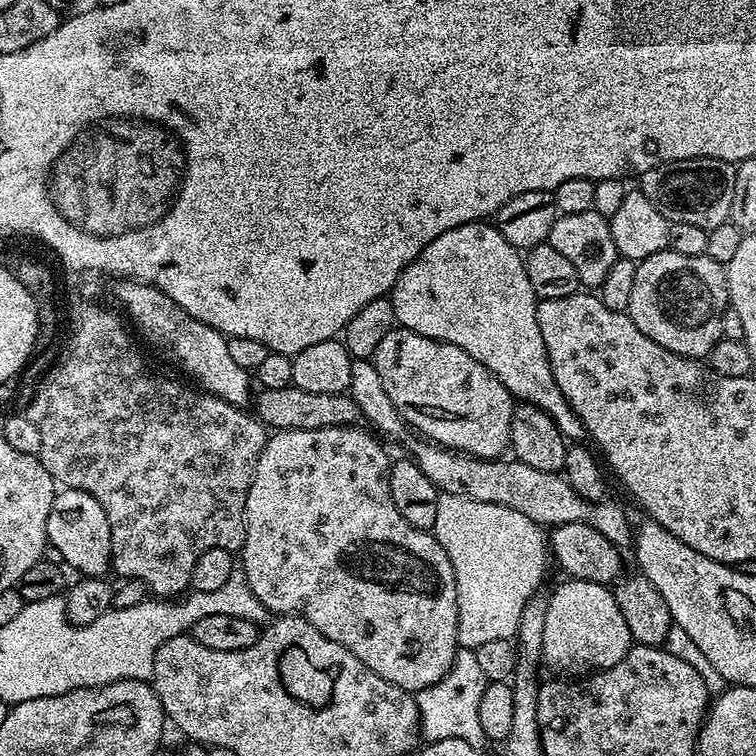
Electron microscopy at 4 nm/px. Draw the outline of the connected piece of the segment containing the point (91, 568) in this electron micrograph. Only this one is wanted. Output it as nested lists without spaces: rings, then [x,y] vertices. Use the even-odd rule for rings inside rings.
[[[64,488],[57,493],[47,519],[47,538],[52,548],[61,551],[64,564],[79,575],[105,577],[111,571],[110,524],[98,500],[85,491]]]

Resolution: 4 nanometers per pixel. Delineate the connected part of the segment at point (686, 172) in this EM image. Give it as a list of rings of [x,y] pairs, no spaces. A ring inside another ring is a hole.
[[[699,156],[693,160],[669,160],[666,164],[659,164],[650,170],[639,173],[639,191],[654,202],[655,208],[668,220],[674,222],[690,222],[694,226],[713,228],[729,223],[732,215],[732,203],[734,202],[734,178],[736,177],[736,164],[730,160],[719,160],[709,156]]]

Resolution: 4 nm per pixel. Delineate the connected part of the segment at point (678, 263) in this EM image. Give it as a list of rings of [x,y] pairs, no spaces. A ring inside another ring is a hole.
[[[665,250],[658,254],[650,254],[650,258],[639,261],[634,274],[634,290],[630,294],[629,318],[650,338],[650,342],[658,342],[666,350],[679,356],[687,356],[689,360],[700,360],[714,350],[714,346],[722,338],[722,314],[730,306],[728,298],[728,273],[725,265],[714,262],[709,256],[690,258],[687,254],[678,254]]]

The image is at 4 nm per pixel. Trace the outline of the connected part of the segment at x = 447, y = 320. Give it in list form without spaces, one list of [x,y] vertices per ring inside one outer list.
[[[495,223],[463,224],[454,230],[446,230],[446,234],[438,234],[438,238],[434,238],[434,242],[430,242],[430,246],[426,246],[422,254],[418,254],[418,258],[414,258],[414,262],[402,270],[398,282],[392,288],[390,299],[399,327],[408,328],[414,334],[422,334],[426,338],[453,344],[458,346],[458,350],[466,350],[474,362],[482,362],[486,370],[500,379],[502,386],[506,386],[513,398],[538,406],[550,414],[550,418],[554,418],[554,426],[558,426],[565,441],[580,442],[585,439],[586,433],[578,414],[574,414],[562,390],[558,390],[558,382],[554,382],[550,358],[542,342],[542,330],[538,330],[538,301],[534,286],[530,286],[530,278],[526,274],[524,256],[521,249],[510,246],[510,242],[502,238]]]

